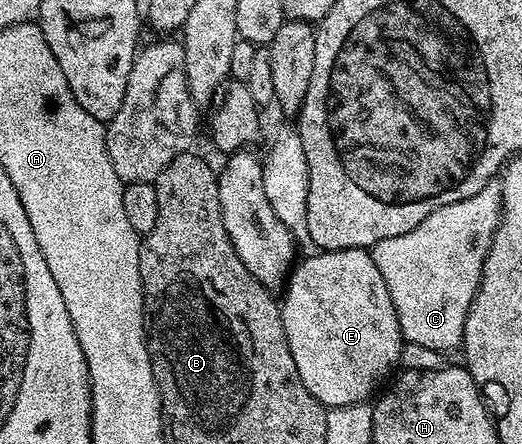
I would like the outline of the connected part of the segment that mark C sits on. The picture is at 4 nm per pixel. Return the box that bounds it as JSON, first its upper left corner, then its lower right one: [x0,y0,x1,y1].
[373,182,501,354]

